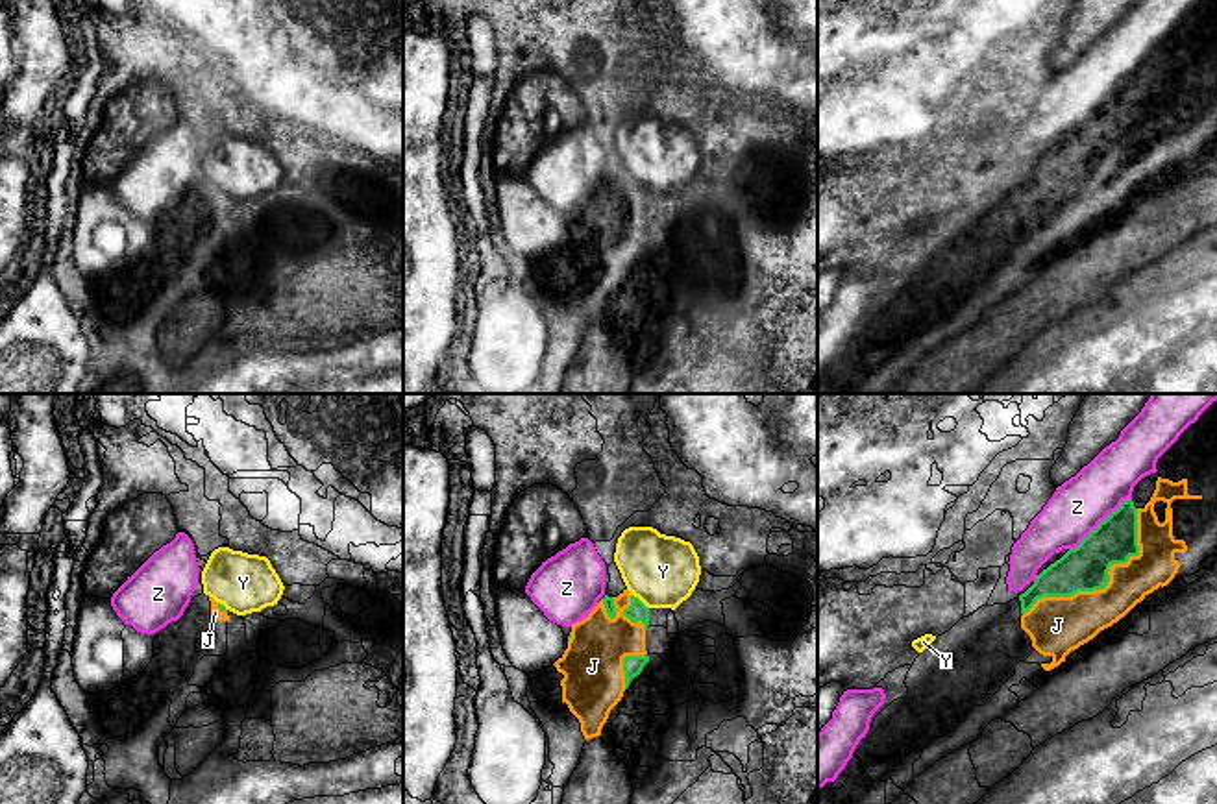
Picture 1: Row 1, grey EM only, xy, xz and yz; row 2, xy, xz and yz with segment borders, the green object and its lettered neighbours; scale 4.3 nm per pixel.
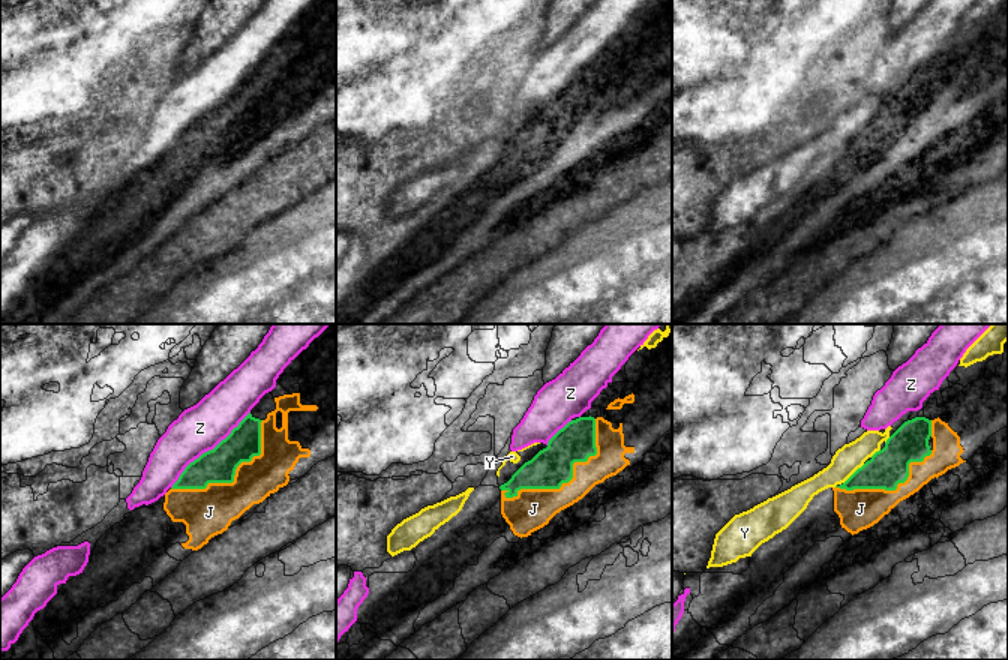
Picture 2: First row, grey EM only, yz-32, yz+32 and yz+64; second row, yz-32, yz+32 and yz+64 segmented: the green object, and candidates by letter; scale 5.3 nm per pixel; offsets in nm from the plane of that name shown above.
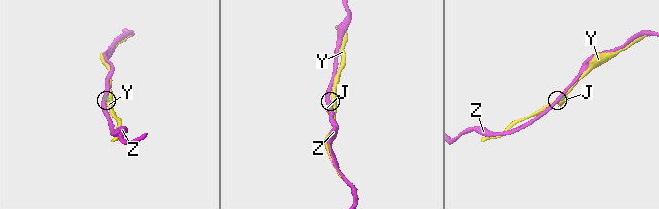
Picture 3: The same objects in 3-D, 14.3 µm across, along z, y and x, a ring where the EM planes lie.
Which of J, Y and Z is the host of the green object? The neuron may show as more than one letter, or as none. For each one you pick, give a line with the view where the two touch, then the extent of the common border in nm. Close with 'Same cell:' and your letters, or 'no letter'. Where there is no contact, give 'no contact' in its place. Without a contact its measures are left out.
Same cell: no letter

